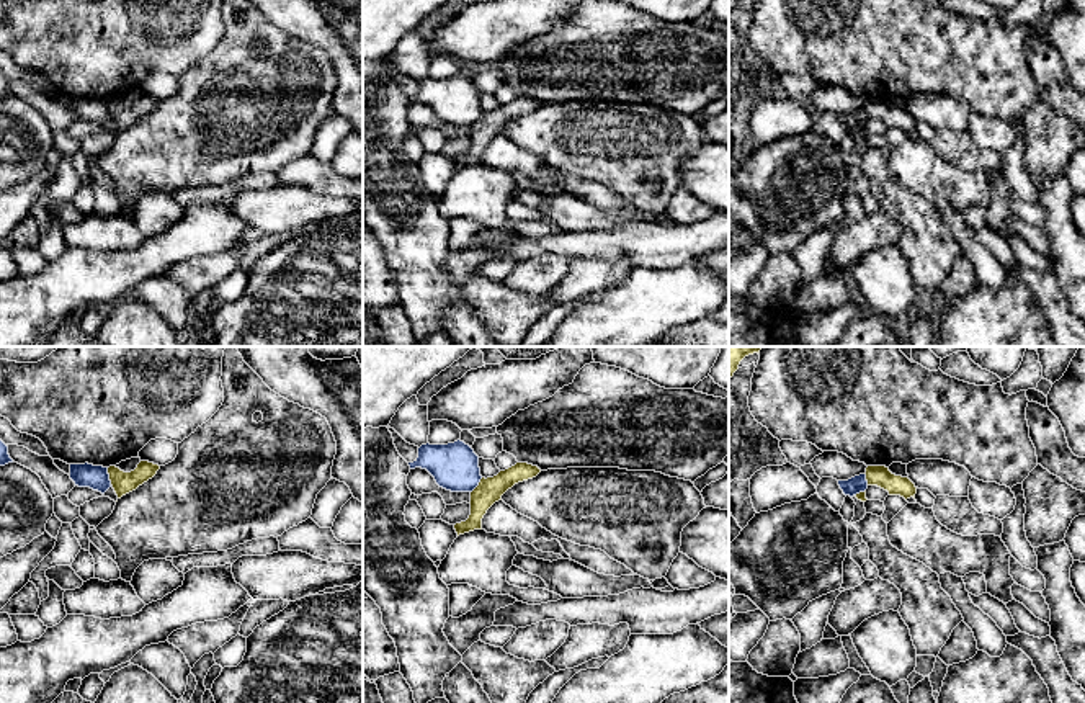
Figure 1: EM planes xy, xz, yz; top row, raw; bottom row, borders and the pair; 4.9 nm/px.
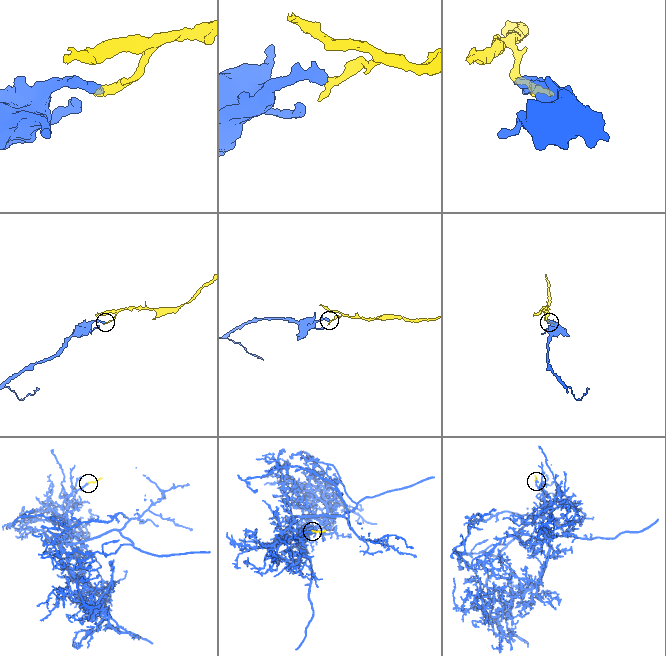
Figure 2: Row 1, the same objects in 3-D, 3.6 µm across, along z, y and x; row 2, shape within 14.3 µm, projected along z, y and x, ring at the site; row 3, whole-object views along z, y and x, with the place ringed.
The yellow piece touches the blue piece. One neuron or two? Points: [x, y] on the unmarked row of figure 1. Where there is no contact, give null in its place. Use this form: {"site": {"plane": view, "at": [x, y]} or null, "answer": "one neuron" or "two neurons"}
{"site": {"plane": "xy", "at": [110, 110]}, "answer": "two neurons"}

